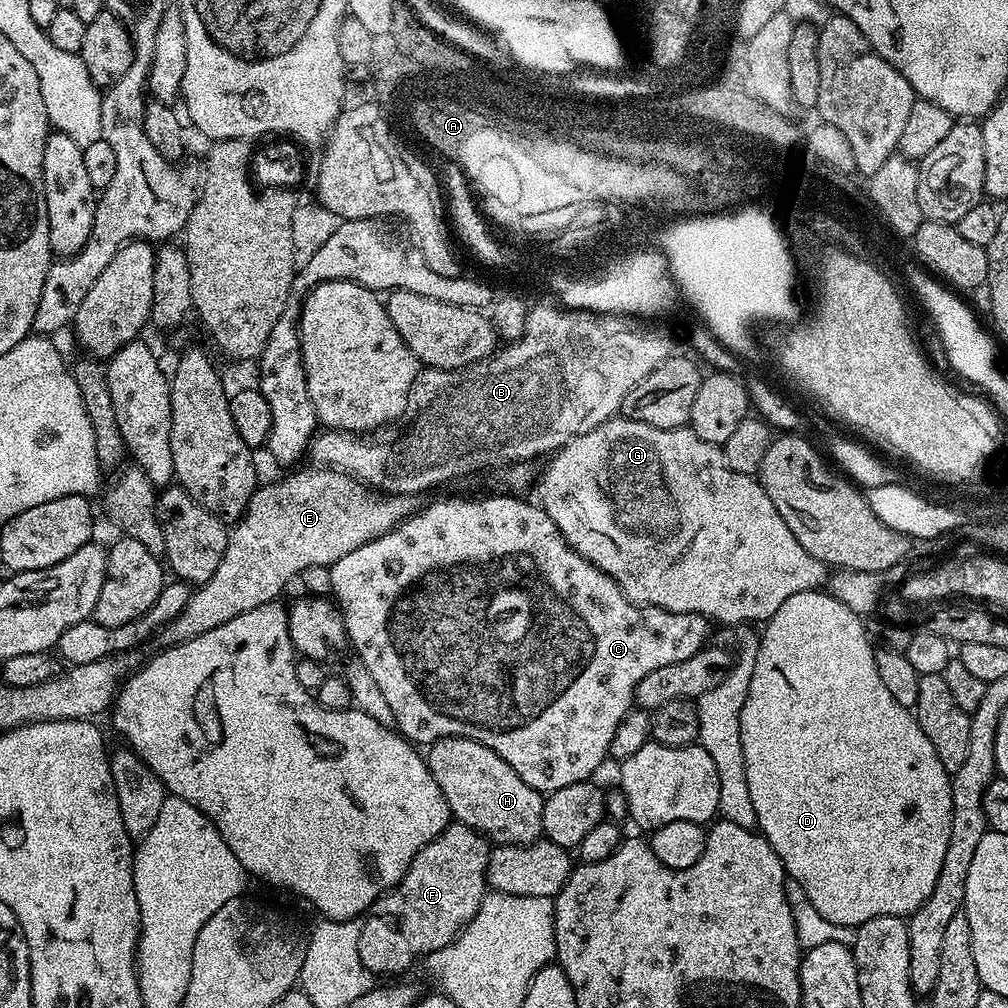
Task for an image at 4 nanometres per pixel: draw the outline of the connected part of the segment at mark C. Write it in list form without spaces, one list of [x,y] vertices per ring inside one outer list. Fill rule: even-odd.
[[[516,494],[503,495],[484,496],[481,500],[471,500],[468,496],[448,496],[445,500],[436,500],[433,504],[426,505],[425,508],[423,505],[394,530],[382,534],[382,538],[374,538],[370,542],[366,542],[366,546],[358,546],[358,550],[350,550],[350,554],[346,554],[346,558],[338,558],[338,562],[334,562],[327,569],[328,584],[332,587],[333,594],[331,593],[331,595],[338,605],[340,613],[344,616],[344,628],[348,631],[351,647],[353,649],[356,647],[355,655],[366,666],[366,670],[370,670],[374,682],[378,682],[378,690],[382,690],[387,704],[390,705],[390,710],[394,710],[395,727],[401,736],[411,740],[417,746],[433,744],[441,736],[465,736],[474,742],[482,742],[482,746],[490,746],[490,750],[494,750],[494,754],[506,758],[506,762],[510,762],[514,774],[518,774],[518,778],[522,778],[522,782],[526,782],[526,786],[534,786],[534,790],[538,790],[541,794],[547,794],[554,790],[562,790],[562,786],[570,786],[592,778],[592,775],[599,770],[600,763],[604,759],[609,759],[611,739],[614,738],[614,732],[617,730],[619,723],[634,708],[638,682],[642,682],[642,678],[646,678],[646,674],[652,673],[653,670],[659,670],[662,666],[670,666],[670,662],[686,662],[686,658],[698,654],[700,649],[709,643],[708,628],[710,628],[710,621],[705,616],[699,616],[698,614],[667,612],[661,608],[641,608],[639,604],[632,603],[626,598],[623,590],[616,585],[614,578],[610,578],[589,560],[582,558],[564,541],[564,535],[560,533],[558,526],[554,526],[554,522],[546,514],[546,510],[540,507],[539,503],[532,501],[531,504],[530,501],[524,500],[528,498],[521,498]]]

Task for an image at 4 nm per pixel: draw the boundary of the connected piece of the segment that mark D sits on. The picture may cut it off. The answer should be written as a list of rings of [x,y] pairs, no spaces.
[[[824,590],[793,594],[790,598],[786,598],[786,602],[782,602],[782,606],[778,606],[778,610],[774,610],[774,614],[763,625],[764,633],[759,633],[760,645],[754,662],[754,678],[750,678],[750,690],[746,694],[746,702],[742,706],[742,714],[740,715],[742,758],[746,762],[746,782],[750,785],[750,802],[754,802],[756,828],[760,835],[766,838],[766,842],[770,842],[770,846],[774,846],[774,854],[778,854],[787,879],[798,882],[798,886],[802,886],[802,890],[806,890],[806,898],[810,898],[814,910],[818,910],[818,914],[822,914],[822,918],[826,918],[838,926],[855,929],[866,922],[870,922],[870,918],[878,918],[879,916],[907,918],[918,910],[918,906],[922,906],[922,902],[926,898],[930,898],[930,894],[934,894],[934,882],[938,882],[942,862],[946,862],[946,846],[950,842],[950,818],[952,817],[952,782],[950,774],[942,766],[942,762],[938,762],[938,753],[934,751],[934,746],[930,746],[930,738],[926,738],[926,734],[922,734],[922,726],[918,726],[913,709],[894,702],[894,698],[886,690],[881,676],[878,675],[876,648],[870,639],[869,629],[867,627],[864,629],[864,624],[860,620],[863,620],[861,613],[850,610],[850,606],[838,602],[838,598],[834,598]]]

